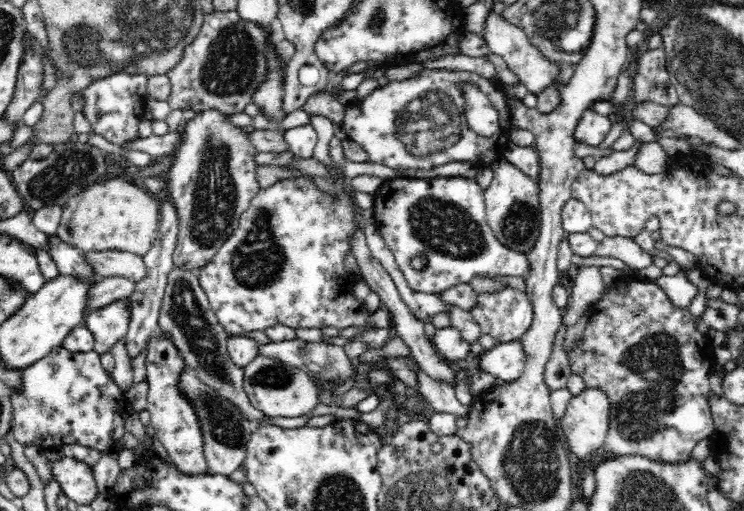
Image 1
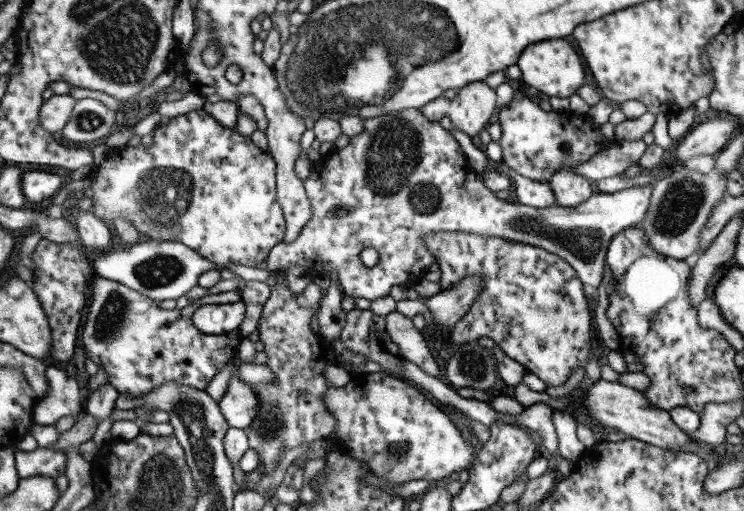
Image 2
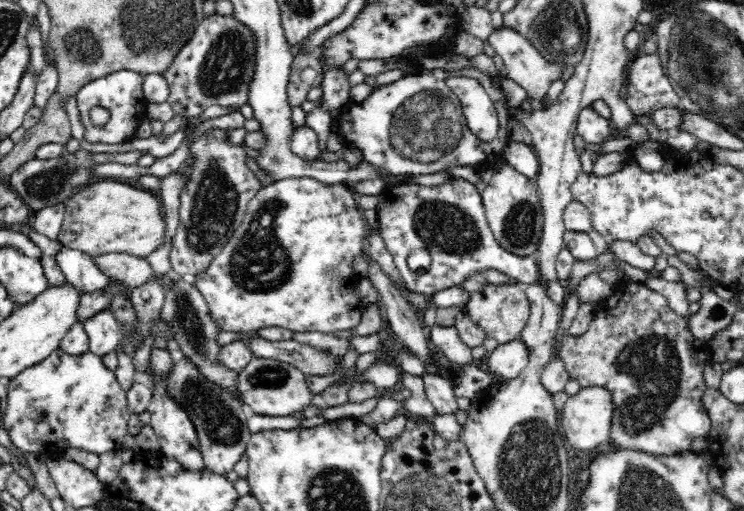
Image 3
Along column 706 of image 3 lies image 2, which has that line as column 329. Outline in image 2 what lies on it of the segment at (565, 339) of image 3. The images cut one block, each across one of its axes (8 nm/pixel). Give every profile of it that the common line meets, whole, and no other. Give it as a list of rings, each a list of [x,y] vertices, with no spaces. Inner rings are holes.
[[[282,270],[271,272],[270,278],[266,282],[271,288],[271,295],[264,303],[257,328],[259,340],[265,346],[263,351],[268,356],[268,361],[264,365],[268,366],[276,374],[278,385],[265,385],[262,388],[257,388],[256,385],[253,385],[255,391],[259,394],[258,412],[252,419],[252,425],[245,430],[250,448],[257,452],[262,463],[262,476],[271,476],[288,450],[292,450],[304,443],[310,444],[320,439],[327,440],[334,432],[334,428],[336,428],[336,421],[334,421],[334,417],[330,415],[323,402],[325,401],[325,392],[332,387],[327,384],[325,370],[338,362],[337,355],[334,351],[335,348],[331,344],[331,339],[323,337],[320,333],[314,333],[310,327],[310,320],[319,309],[319,302],[323,297],[322,288],[311,282],[300,294],[292,294],[287,285],[276,285],[275,276],[280,271]]]

